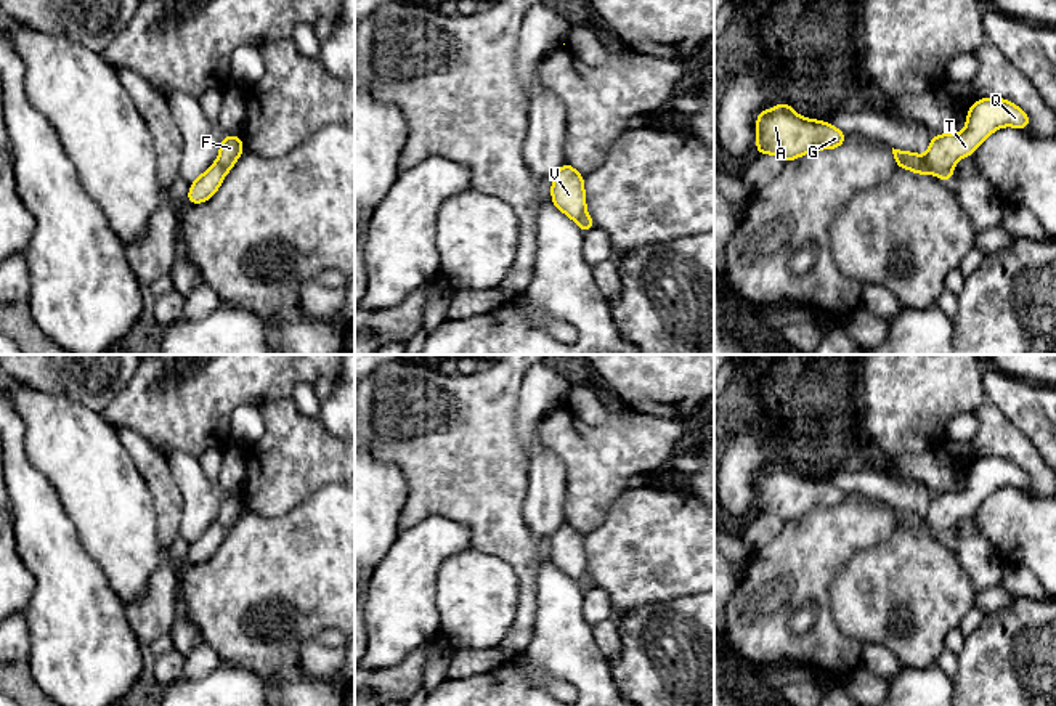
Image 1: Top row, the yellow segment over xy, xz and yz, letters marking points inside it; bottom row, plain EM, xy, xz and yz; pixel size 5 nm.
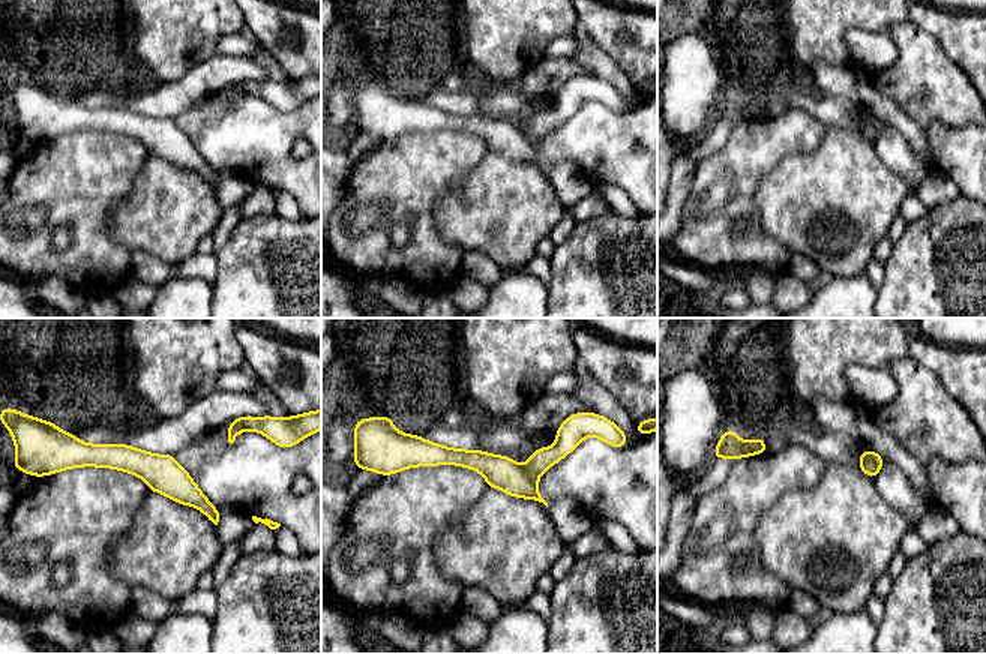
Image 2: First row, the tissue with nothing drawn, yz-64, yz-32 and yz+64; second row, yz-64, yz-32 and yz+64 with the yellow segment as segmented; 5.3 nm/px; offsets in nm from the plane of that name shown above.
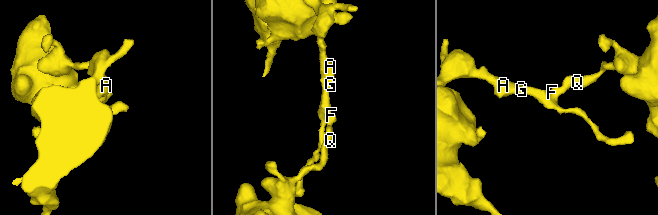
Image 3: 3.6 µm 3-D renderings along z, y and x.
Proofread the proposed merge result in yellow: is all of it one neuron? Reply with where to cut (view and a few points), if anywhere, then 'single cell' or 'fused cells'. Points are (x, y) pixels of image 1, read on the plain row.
cut in yz along (925, 517), (933, 531); fused cells

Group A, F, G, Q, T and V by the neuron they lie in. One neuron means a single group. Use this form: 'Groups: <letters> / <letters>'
Groups: A G V / F Q T

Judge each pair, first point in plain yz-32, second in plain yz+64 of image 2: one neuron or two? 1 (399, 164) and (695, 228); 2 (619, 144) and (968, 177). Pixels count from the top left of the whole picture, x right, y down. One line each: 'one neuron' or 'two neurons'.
1: one neuron
2: one neuron

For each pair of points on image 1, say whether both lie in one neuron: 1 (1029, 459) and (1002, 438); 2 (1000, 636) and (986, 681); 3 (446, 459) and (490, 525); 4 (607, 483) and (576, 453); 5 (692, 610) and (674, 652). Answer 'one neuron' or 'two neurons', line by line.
1: one neuron
2: one neuron
3: one neuron
4: one neuron
5: one neuron

